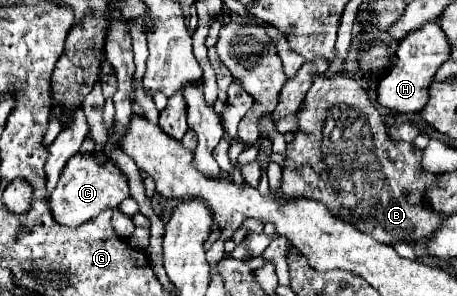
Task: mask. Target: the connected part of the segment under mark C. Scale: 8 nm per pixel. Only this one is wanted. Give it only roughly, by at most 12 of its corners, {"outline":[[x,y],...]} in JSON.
{"outline":[[94,155],[68,161],[50,211],[78,227],[130,197],[128,177]]}

